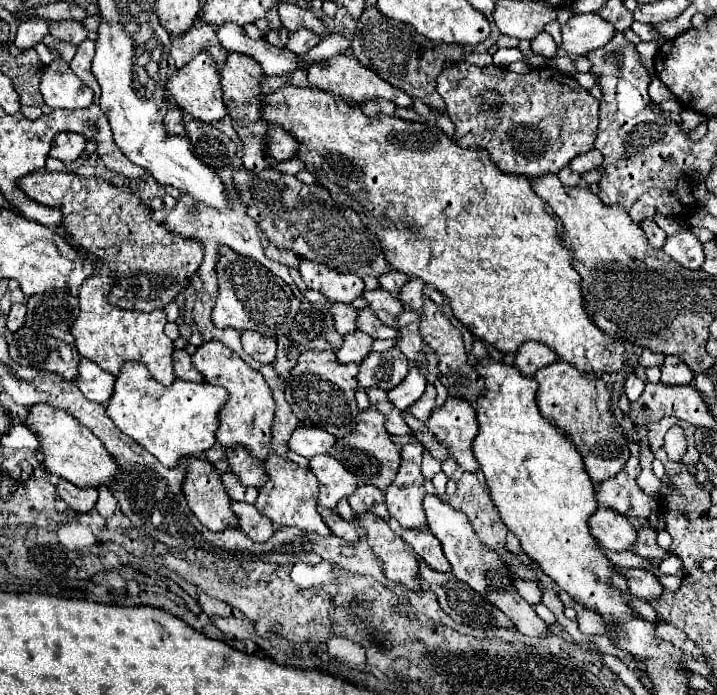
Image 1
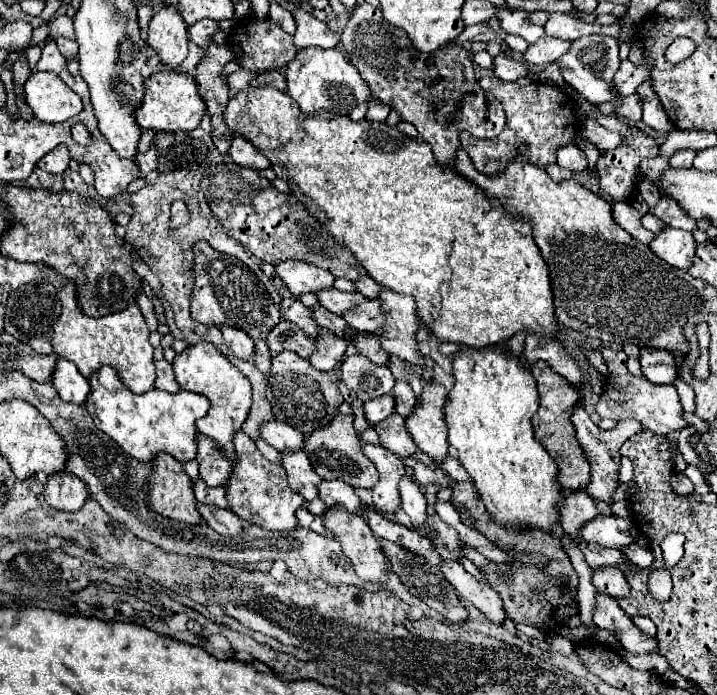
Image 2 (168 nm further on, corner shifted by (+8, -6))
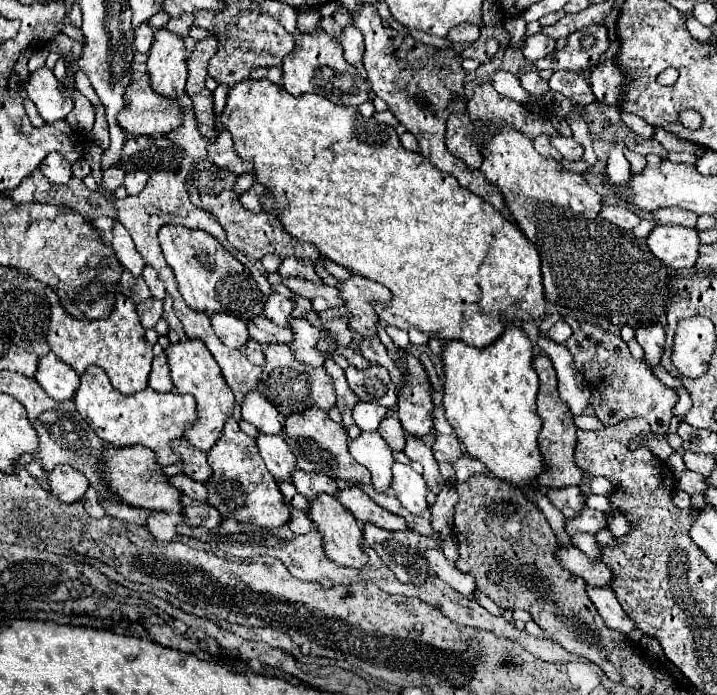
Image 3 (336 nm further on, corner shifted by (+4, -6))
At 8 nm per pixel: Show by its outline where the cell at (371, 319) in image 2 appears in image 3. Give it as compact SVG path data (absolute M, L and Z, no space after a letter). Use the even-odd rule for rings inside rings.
M340 306L340 308L332 308L328 312L320 312L320 318L324 322L324 326L328 328L328 332L332 336L338 338L340 346L348 346L354 340L354 332L348 324L348 308Z

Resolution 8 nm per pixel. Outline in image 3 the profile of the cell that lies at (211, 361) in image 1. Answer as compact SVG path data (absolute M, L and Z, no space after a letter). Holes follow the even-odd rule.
M184 340L178 344L170 344L166 350L166 356L168 356L170 376L172 376L176 392L192 394L198 402L198 422L192 428L188 428L184 438L188 438L188 442L192 446L208 452L216 444L216 440L222 436L224 422L232 416L234 402L236 402L234 392L226 384L226 380L220 372L220 366L216 364L216 360L208 352L208 348L204 348L202 340Z

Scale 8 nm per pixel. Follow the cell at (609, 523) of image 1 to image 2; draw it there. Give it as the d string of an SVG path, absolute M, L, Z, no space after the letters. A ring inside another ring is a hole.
M584 490L562 492L558 512L560 512L560 526L564 528L564 532L576 538L580 538L580 528L600 514L596 504Z

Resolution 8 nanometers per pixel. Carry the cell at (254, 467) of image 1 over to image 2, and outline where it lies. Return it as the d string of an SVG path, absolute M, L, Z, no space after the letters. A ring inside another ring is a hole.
M198 434L196 436L198 442L198 454L196 454L196 462L198 462L198 470L200 470L200 478L208 484L208 486L222 486L230 472L232 472L232 462L226 460L218 450L214 440Z

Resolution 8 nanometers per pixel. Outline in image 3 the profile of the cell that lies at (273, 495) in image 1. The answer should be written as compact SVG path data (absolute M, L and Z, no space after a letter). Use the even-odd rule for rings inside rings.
M228 418L216 448L212 448L206 456L214 470L212 478L206 482L208 504L212 504L224 518L236 518L238 522L260 528L278 528L290 522L290 506L284 502L278 482L268 472L264 460L260 460L256 442L238 428L234 418Z

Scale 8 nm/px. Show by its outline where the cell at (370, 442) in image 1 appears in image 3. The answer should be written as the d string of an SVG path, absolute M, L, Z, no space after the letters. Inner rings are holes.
M312 408L298 416L284 418L284 440L292 444L298 458L298 468L304 472L320 472L330 478L346 480L350 484L370 484L368 468L358 464L348 450L348 432L342 424L334 422L324 410Z

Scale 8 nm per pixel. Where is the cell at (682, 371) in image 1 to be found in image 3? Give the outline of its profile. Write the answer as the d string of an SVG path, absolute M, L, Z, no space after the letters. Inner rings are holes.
M660 324L636 330L636 340L644 348L644 362L648 362L650 368L660 366L660 358L664 354L664 338L666 334Z

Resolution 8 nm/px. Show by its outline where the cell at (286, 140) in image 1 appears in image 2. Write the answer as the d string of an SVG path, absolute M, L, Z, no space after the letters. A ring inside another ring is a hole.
M240 136L232 138L232 146L228 150L228 156L232 158L232 162L236 162L238 166L244 166L244 168L252 168L252 170L270 168L270 162L266 160L266 156L256 152L256 148Z

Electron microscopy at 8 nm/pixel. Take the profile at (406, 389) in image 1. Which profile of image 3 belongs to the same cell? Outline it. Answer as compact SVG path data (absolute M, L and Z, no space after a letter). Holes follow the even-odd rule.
M358 402L352 410L354 422L360 426L360 430L378 430L382 418L386 416L388 408L382 408L380 404L372 404L372 402Z

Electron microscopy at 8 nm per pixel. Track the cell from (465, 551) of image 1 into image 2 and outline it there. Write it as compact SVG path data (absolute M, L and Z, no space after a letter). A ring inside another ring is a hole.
M404 476L404 478L400 480L398 490L400 490L400 502L402 502L400 508L410 516L412 526L414 526L416 530L420 530L420 528L424 526L426 518L428 518L428 514L426 514L428 502L426 502L424 494L420 492L418 484L416 484L410 476Z

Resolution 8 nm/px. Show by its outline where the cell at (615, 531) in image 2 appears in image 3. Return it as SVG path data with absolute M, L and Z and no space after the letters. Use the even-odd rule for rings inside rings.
M586 508L586 512L580 512L580 516L576 516L576 520L566 520L566 532L570 536L578 534L578 532L586 532L586 534L596 534L602 528L606 528L606 516L602 512L590 510Z

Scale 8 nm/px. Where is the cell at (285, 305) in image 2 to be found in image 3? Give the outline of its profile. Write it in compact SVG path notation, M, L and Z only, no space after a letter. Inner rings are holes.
M272 294L266 300L266 306L264 306L266 318L270 318L274 324L280 324L280 326L290 326L292 310L294 310L292 300L288 300L288 298L280 296L280 294Z

